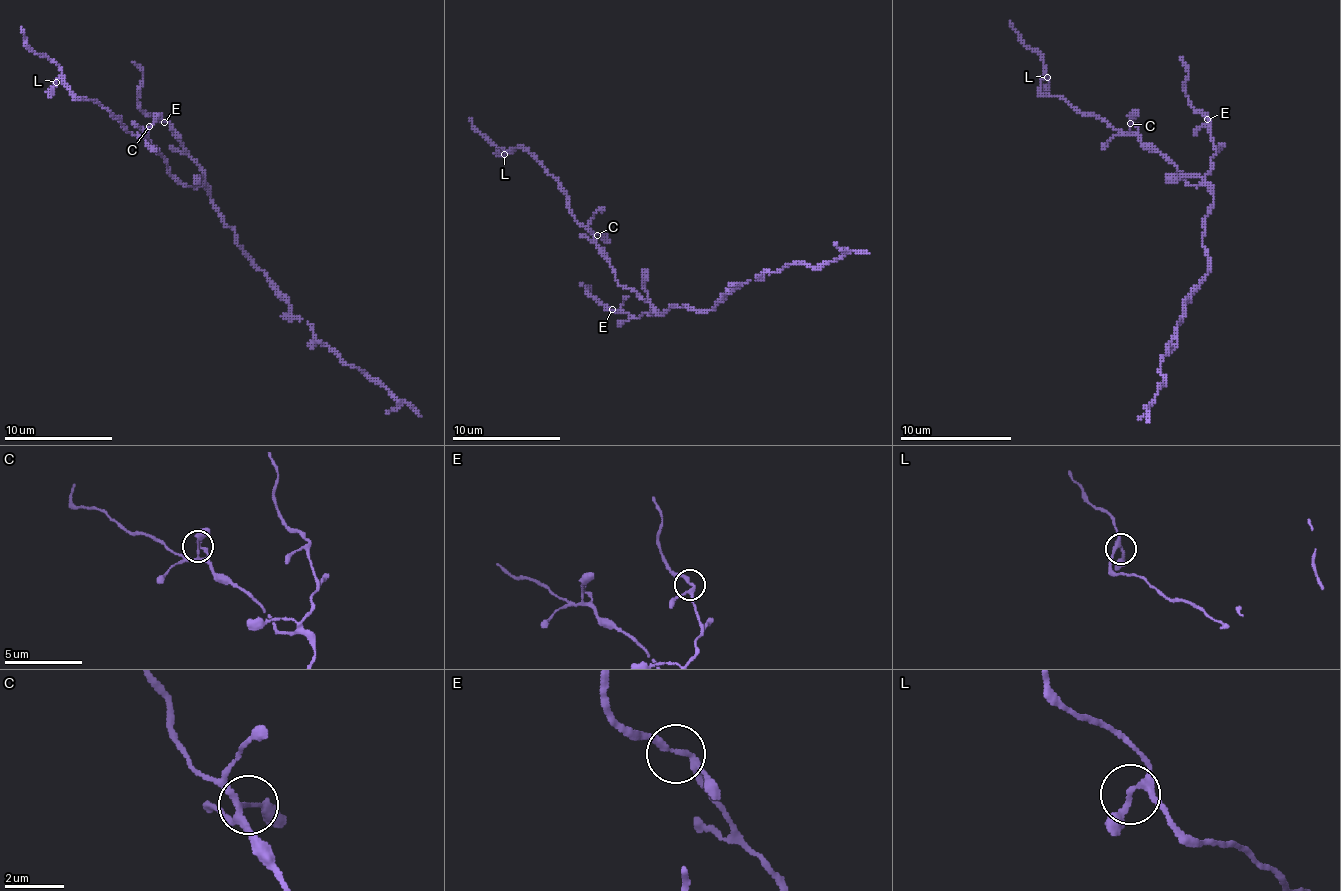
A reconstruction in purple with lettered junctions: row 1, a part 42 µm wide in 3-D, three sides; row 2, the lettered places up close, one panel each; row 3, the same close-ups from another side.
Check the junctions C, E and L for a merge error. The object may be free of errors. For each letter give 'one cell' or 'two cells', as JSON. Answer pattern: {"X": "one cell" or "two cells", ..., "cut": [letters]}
{"C": "one cell", "E": "one cell", "L": "one cell", "cut": []}

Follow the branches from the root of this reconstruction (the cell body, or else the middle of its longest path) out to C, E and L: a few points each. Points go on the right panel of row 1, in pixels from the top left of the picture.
C: (1208, 188), (1188, 185), (1185, 177), (1172, 163), (1149, 149), (1130, 130), (1130, 124)
E: (1208, 188), (1205, 174), (1216, 152), (1208, 118)
L: (1208, 188), (1188, 185), (1135, 135), (1046, 96), (1041, 90), (1046, 77)

